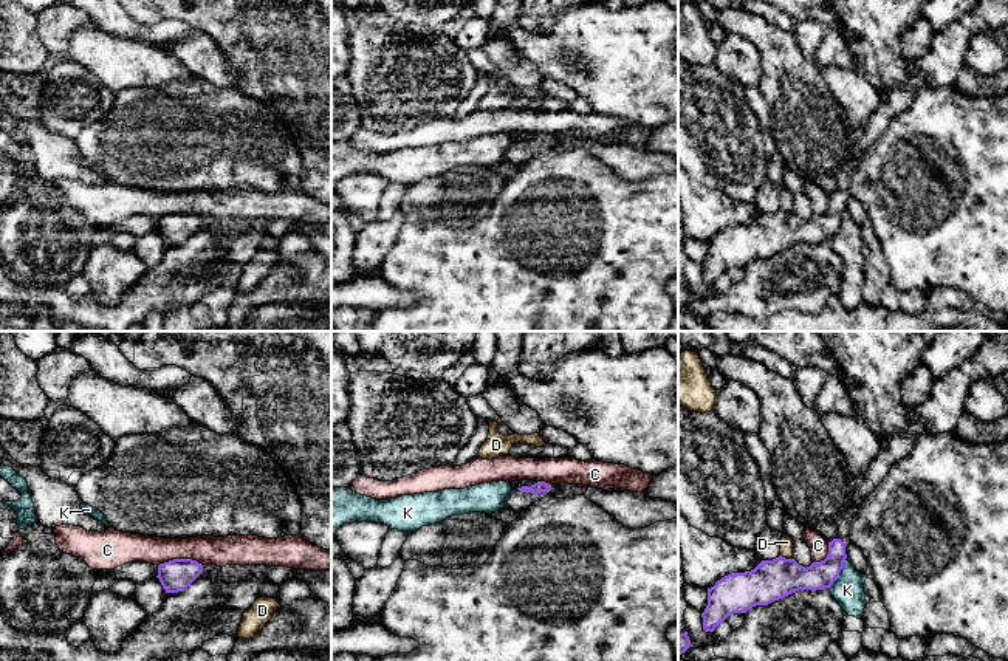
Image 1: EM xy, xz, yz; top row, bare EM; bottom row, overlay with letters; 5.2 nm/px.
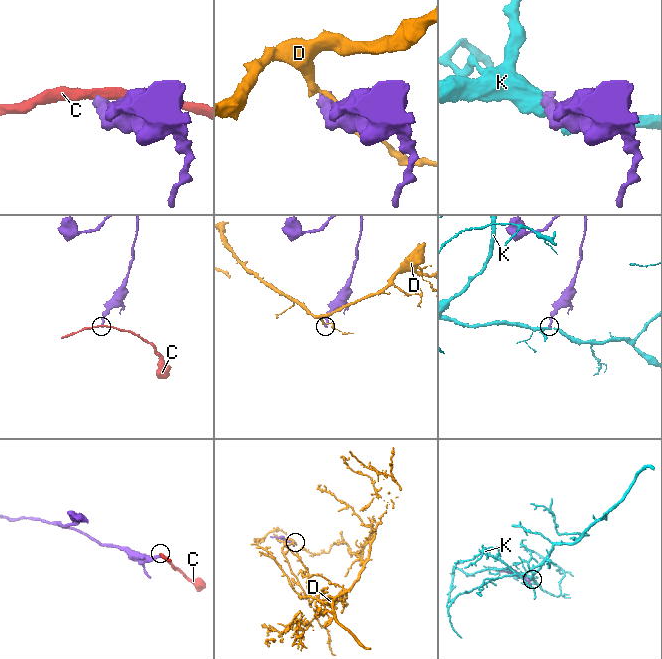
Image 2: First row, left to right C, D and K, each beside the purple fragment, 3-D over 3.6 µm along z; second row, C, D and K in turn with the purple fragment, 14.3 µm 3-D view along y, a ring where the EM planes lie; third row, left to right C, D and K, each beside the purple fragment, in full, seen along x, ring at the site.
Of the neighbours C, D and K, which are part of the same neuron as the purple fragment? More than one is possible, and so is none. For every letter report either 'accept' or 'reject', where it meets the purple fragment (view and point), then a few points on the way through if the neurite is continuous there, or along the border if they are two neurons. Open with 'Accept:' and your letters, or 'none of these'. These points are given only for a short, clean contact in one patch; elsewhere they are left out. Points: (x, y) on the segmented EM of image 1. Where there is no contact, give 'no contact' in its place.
Accept: none of these
C: reject; contact xy (180, 559); border xy (202, 564), (192, 559), (169, 559), (158, 565)
D: reject; contact yz (787, 559); border yz (781, 554), (792, 559)
K: reject; contact yz (840, 571); border yz (846, 558), (844, 567), (829, 587)

